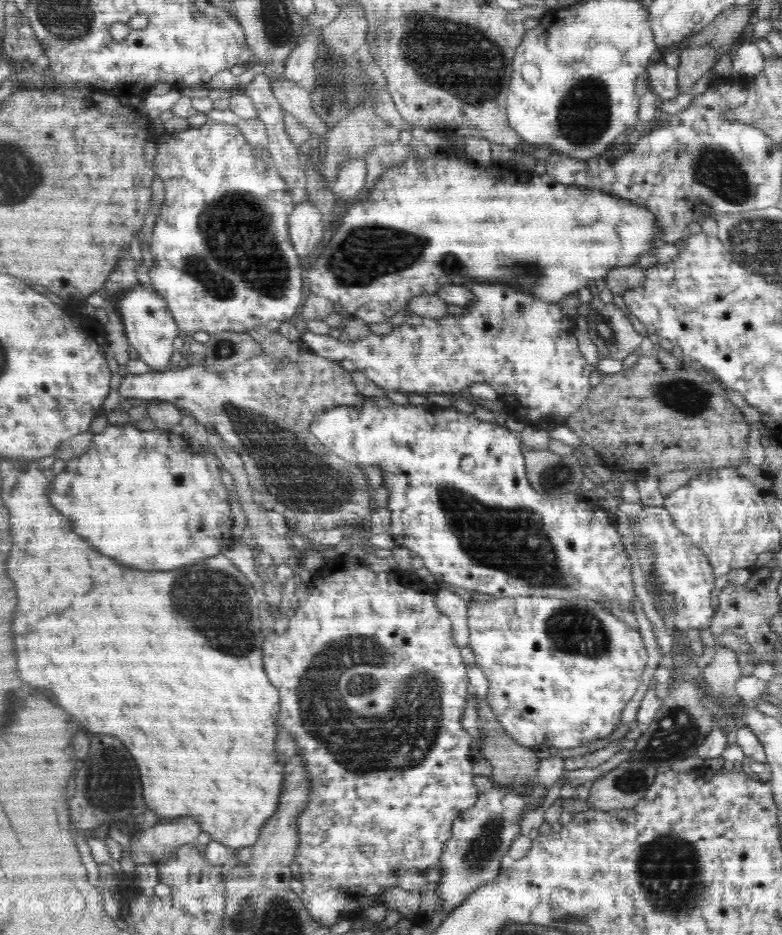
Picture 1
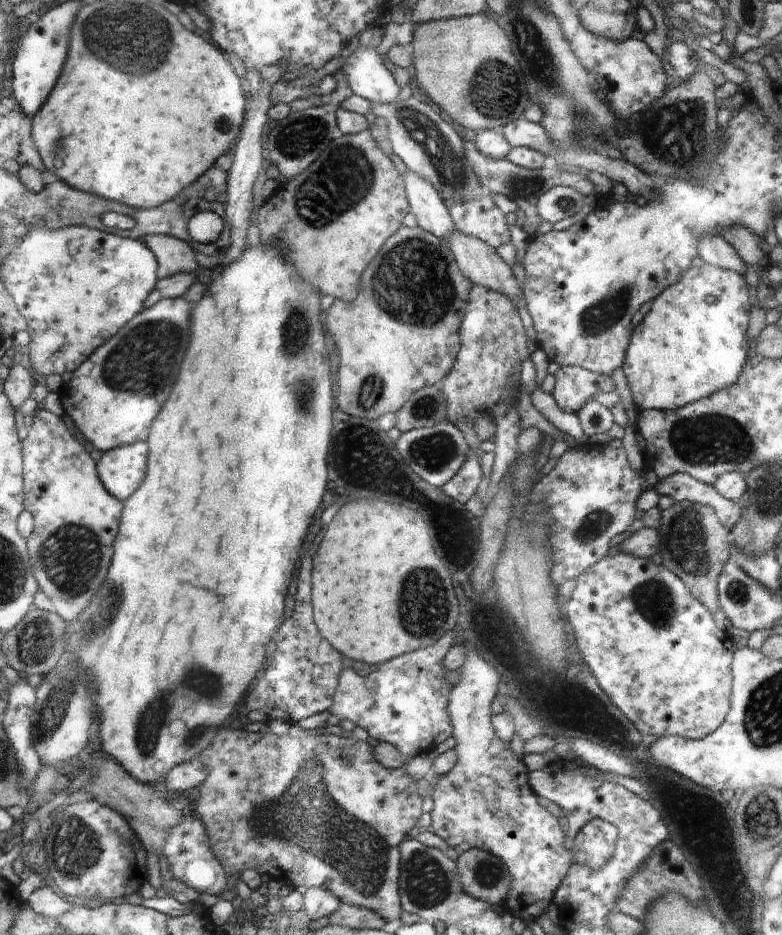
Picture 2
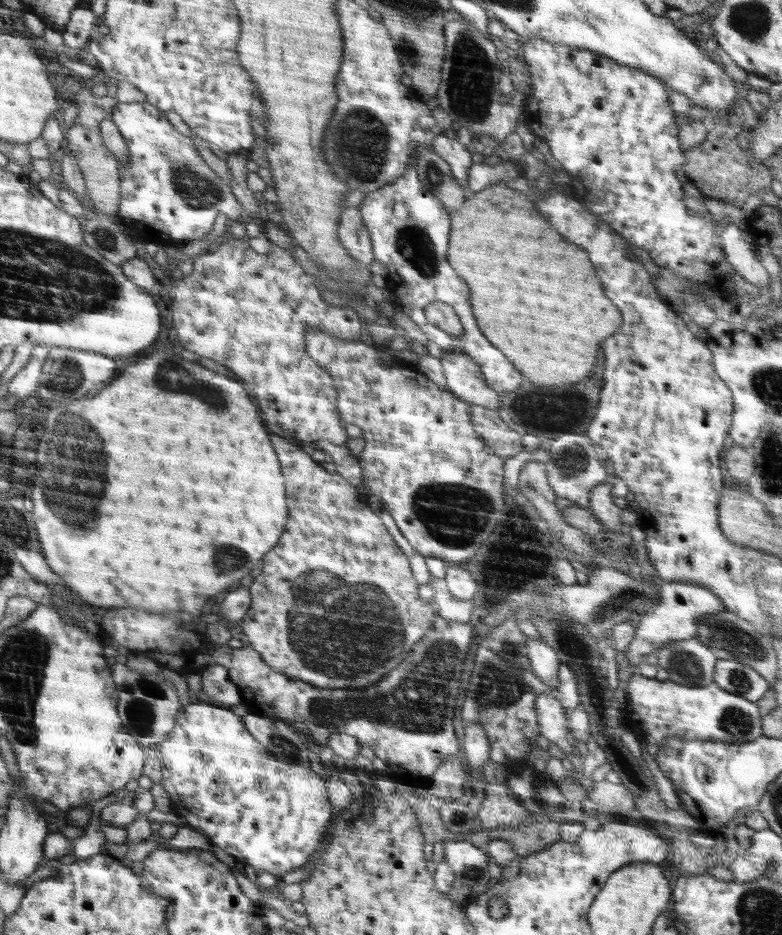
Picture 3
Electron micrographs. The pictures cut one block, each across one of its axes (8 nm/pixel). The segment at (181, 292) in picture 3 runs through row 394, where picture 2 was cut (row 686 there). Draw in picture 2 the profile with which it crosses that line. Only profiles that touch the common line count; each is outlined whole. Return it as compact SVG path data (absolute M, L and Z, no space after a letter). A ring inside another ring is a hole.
M306 552L298 572L298 588L292 616L280 626L276 638L276 651L266 662L262 676L256 676L246 698L250 710L264 712L269 720L282 720L296 724L303 718L328 711L338 688L343 656L318 632L312 620L312 580L310 580L310 554Z

